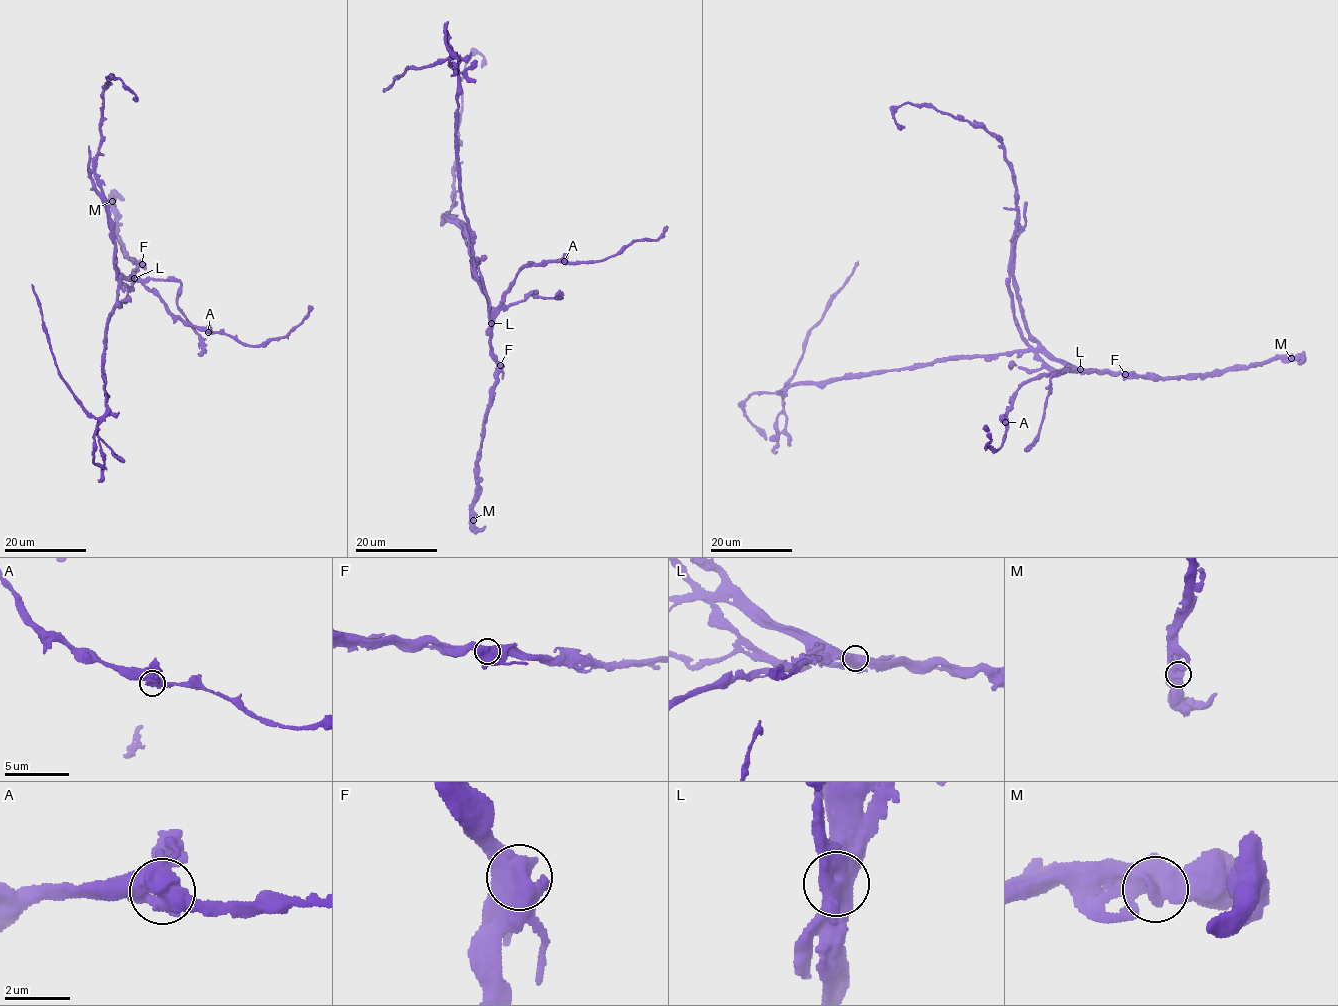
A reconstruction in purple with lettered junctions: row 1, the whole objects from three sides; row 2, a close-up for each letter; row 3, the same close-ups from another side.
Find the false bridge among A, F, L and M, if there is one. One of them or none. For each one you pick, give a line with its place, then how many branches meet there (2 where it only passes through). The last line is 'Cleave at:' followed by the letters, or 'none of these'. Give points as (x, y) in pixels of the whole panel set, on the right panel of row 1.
L: at (1080, 369); 3 branches meet
Cleave at: L

